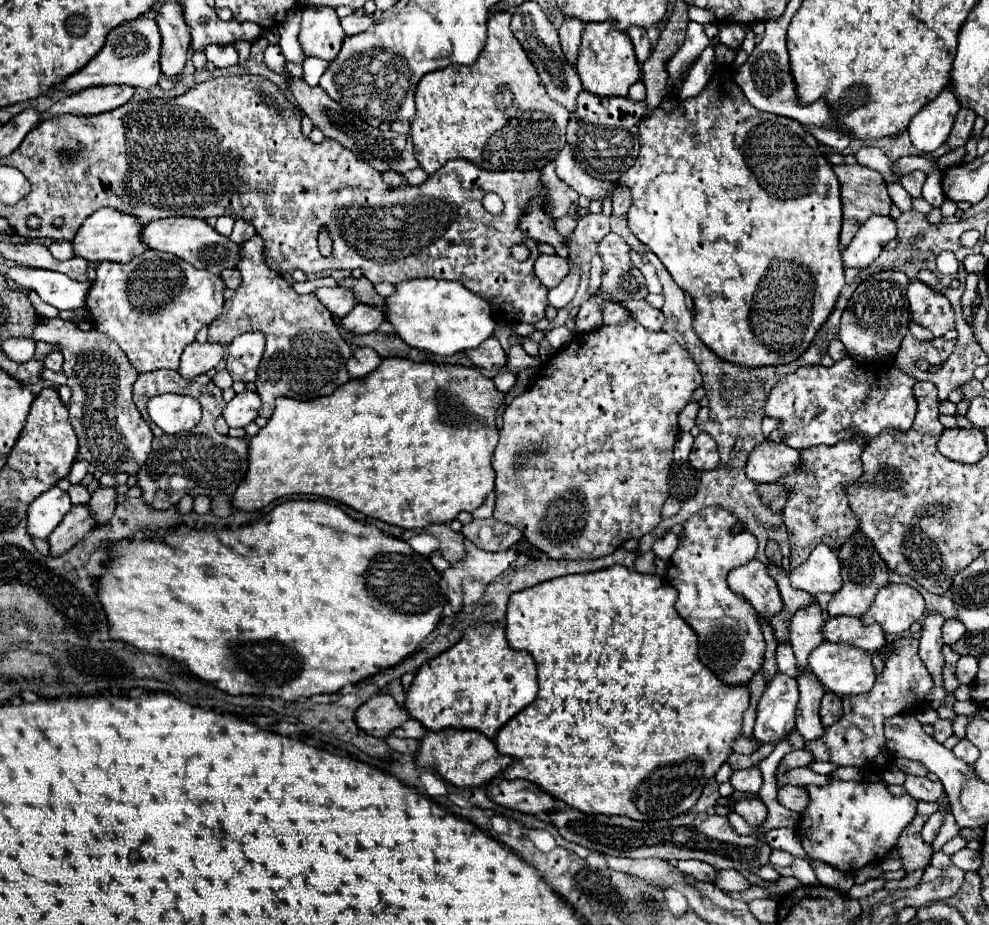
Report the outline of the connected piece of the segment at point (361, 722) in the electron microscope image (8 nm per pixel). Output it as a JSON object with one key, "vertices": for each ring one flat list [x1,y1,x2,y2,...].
{"vertices":[[390,694,372,696,356,712,356,724,364,732,378,738,386,738,394,728,408,720,408,710,404,706,398,706]]}

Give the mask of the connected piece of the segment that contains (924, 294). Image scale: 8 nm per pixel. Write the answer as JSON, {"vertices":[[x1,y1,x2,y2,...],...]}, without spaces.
{"vertices":[[912,280,908,286,908,302,912,318,918,324,930,328,936,338,944,336,946,330,954,328,954,312,950,308,950,302,928,284]]}

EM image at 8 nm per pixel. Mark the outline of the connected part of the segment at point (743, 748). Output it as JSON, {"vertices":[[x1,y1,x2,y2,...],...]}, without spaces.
{"vertices":[[738,736,736,744,734,744,734,752,740,752,740,754,752,754,760,744,756,740,748,740,744,736]]}

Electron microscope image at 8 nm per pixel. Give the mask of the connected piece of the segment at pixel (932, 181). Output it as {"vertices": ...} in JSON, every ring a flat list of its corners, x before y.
{"vertices":[[938,170,928,175,922,188,922,197,933,207,940,207,945,200,942,190,943,172]]}

